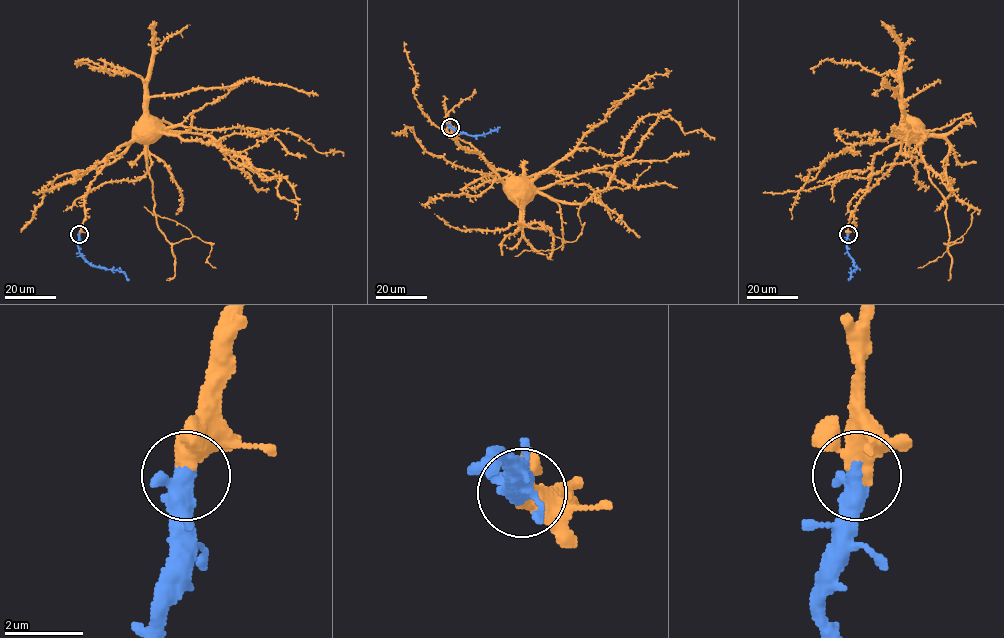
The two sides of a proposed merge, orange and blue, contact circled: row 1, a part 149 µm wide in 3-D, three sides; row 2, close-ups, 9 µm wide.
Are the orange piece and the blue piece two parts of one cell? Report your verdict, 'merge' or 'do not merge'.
merge

